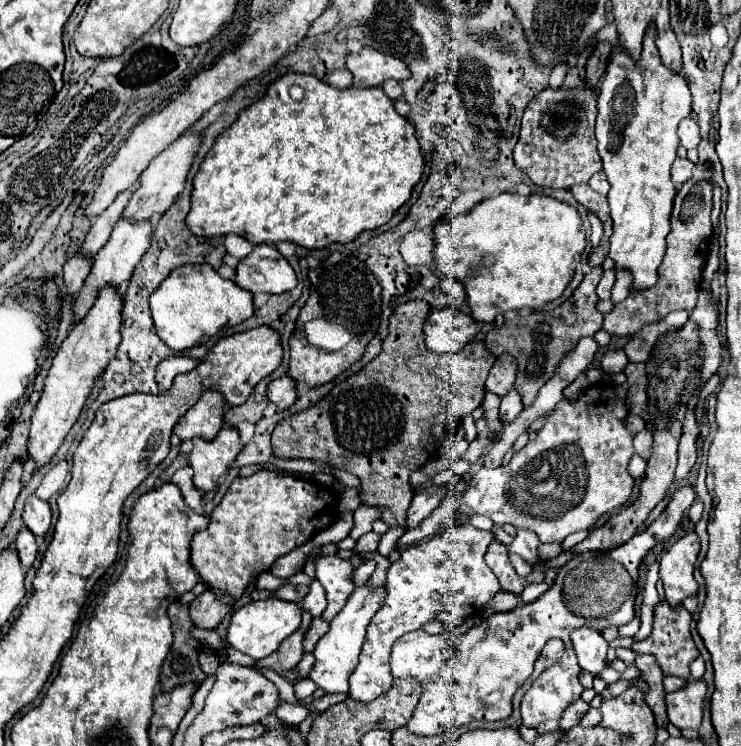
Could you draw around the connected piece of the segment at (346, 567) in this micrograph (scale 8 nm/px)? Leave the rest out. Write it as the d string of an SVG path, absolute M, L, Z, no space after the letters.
M319 555L315 559L315 579L323 585L327 597L323 619L331 621L353 591L353 565L339 555Z

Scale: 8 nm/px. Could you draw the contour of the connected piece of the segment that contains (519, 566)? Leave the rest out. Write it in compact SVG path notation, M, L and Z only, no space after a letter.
M509 553L509 561L511 561L513 569L515 569L515 571L517 571L521 577L527 577L527 575L531 573L531 565L527 565L523 559L519 559L519 555Z

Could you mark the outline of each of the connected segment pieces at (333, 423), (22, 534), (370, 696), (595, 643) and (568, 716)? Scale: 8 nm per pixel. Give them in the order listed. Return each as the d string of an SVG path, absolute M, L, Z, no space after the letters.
M421 299L399 305L389 319L389 335L383 341L383 351L359 373L335 385L333 391L325 399L321 399L321 403L279 423L271 437L275 457L319 461L357 475L363 487L361 501L365 505L381 507L381 519L389 527L399 525L405 529L407 509L413 499L409 475L423 463L427 463L431 449L435 449L435 437L431 435L431 425L435 423L435 417L449 413L461 419L473 413L483 403L485 379L495 363L495 357L485 349L483 341L471 341L467 343L467 347L451 355L427 351L423 339L423 323L429 315L429 309L429 303Z
M23 527L17 535L17 541L15 541L15 549L19 553L19 559L21 559L21 565L25 569L29 569L37 557L37 541L35 541L35 535Z
M463 523L459 527L443 530L431 541L411 545L401 551L401 557L387 569L387 599L383 599L383 607L379 607L367 625L359 665L349 679L349 697L367 703L391 689L393 675L389 667L389 653L391 645L401 635L421 629L441 611L457 617L471 617L481 611L481 607L499 591L499 581L483 561L489 543L491 531L475 529L471 523Z
M577 627L577 631L571 633L571 645L575 649L581 669L587 669L589 673L597 675L607 667L605 655L609 645L603 639L601 631L591 627Z
M575 701L571 703L571 707L567 707L567 711L563 711L563 719L559 719L559 725L563 729L571 729L575 725L579 725L579 719L589 711L589 705L585 701Z

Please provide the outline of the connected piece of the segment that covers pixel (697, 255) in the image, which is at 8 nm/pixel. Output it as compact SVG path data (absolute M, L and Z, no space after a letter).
M689 179L687 183L681 185L681 189L675 195L675 205L671 213L671 233L667 235L667 253L659 267L659 281L655 287L647 291L631 293L625 301L617 303L609 315L605 315L603 329L609 335L629 337L637 333L641 327L649 323L657 323L671 311L687 309L691 313L691 309L697 303L697 293L699 293L701 273L703 273L701 269L707 261L709 237L713 233L711 189L713 187L709 181L697 181L697 179Z

